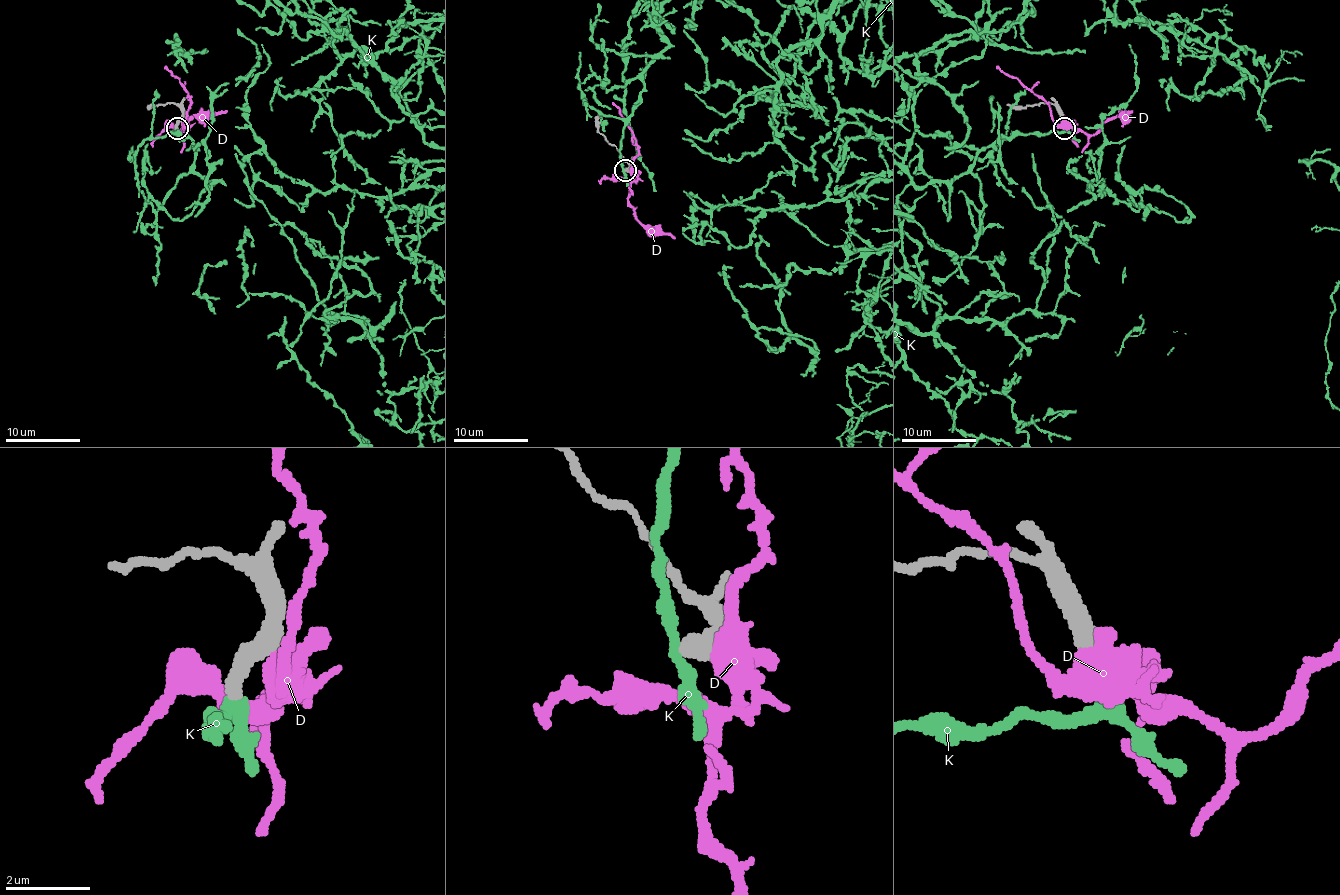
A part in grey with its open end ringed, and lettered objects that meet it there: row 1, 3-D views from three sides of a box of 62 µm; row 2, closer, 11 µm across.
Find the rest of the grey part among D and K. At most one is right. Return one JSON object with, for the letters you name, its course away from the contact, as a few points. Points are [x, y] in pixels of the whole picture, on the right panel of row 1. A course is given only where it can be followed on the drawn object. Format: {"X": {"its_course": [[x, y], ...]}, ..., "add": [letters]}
{"add": []}

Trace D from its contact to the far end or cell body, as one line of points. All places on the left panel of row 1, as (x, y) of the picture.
D: (183, 119), (189, 127), (180, 134), (180, 128), (191, 117), (209, 117), (226, 110)

